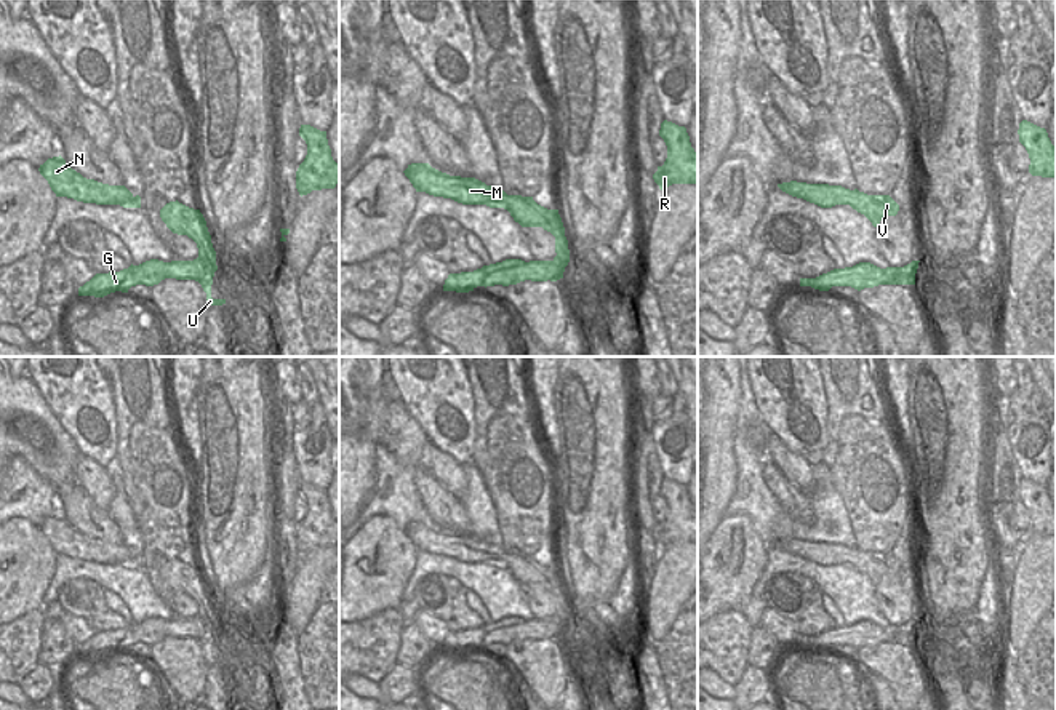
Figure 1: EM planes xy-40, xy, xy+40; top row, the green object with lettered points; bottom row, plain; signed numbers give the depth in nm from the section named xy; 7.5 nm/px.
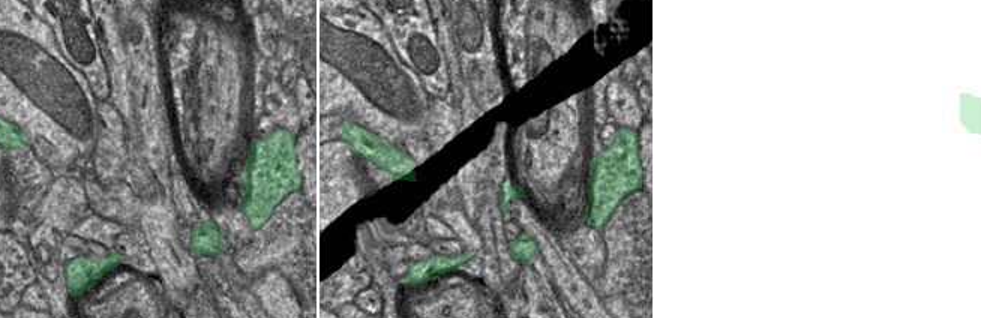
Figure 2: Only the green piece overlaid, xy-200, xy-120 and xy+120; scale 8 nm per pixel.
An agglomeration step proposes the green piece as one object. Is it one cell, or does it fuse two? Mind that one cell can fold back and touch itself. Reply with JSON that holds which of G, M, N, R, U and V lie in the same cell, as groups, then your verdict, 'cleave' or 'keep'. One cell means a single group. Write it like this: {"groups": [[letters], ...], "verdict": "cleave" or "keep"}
{"groups": [["G", "R", "U"], ["M", "N", "V"]], "verdict": "cleave"}

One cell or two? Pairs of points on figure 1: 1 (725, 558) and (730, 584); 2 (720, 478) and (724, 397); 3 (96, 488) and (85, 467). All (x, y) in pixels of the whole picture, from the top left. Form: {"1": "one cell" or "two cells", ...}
{"1": "one cell", "2": "one cell", "3": "one cell"}

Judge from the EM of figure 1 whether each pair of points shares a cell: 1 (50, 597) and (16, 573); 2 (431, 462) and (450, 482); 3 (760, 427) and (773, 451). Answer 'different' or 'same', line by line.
1: different
2: same
3: different

